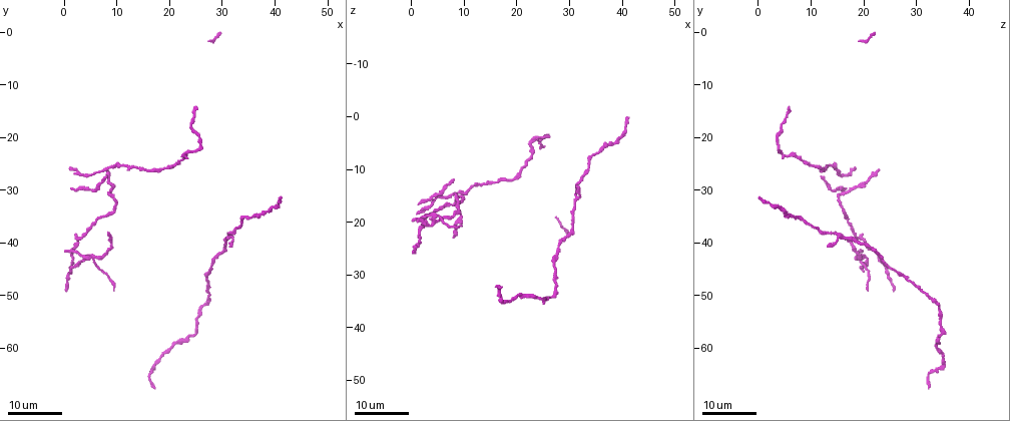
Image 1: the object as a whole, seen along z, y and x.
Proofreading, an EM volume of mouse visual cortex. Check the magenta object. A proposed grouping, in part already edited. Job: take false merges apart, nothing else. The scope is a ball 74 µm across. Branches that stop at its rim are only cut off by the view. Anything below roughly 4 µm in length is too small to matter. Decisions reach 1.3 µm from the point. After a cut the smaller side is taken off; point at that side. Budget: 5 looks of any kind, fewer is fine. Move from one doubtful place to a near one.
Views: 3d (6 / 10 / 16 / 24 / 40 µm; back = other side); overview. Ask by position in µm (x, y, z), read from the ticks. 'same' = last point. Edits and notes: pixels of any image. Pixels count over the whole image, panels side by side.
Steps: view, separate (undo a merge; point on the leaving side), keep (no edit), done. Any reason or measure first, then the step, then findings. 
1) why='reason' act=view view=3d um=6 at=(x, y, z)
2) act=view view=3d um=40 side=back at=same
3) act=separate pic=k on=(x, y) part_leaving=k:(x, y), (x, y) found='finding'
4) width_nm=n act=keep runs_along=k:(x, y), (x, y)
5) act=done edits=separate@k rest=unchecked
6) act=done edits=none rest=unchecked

act=view view=3d um=16 at=(9.5, 33.5, 16.5)

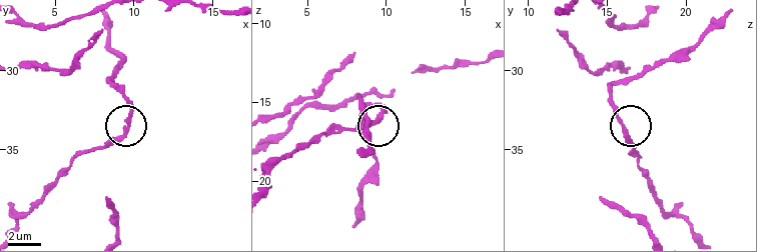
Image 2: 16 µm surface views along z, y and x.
act=view view=3d um=10 at=(9.4, 33.9, 16.2)

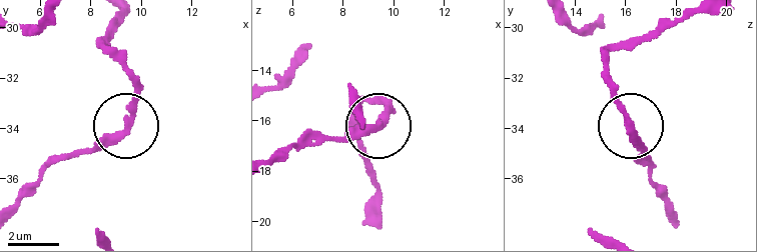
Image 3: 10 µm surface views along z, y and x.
act=view view=3d um=10 side=back at=(9.5, 33.8, 16.2)

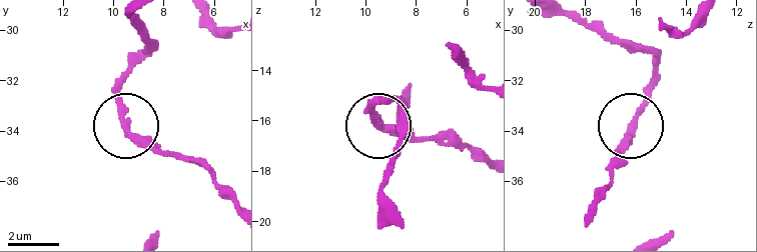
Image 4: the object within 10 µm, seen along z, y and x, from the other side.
act=keep found='one neuron here'

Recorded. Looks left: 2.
act=view view=3d um=24 at=(30.0, 39.5, 18.0)

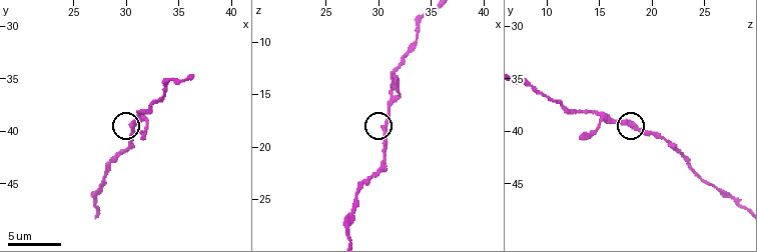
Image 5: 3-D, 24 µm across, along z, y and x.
act=view view=3d um=6 at=(30.4, 39.4, 18.2)

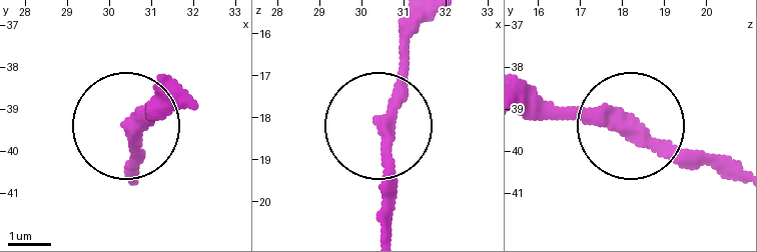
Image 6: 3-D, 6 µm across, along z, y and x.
act=keep runs_along=6:(413, 22), (403, 98), (381, 141), (381, 212) found='all the same neuron'

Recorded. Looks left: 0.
act=done edits=none rest=unchecked

